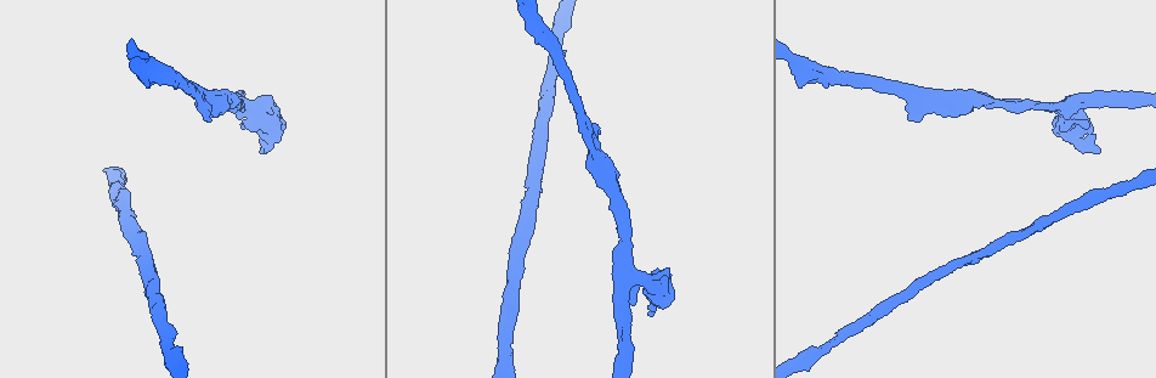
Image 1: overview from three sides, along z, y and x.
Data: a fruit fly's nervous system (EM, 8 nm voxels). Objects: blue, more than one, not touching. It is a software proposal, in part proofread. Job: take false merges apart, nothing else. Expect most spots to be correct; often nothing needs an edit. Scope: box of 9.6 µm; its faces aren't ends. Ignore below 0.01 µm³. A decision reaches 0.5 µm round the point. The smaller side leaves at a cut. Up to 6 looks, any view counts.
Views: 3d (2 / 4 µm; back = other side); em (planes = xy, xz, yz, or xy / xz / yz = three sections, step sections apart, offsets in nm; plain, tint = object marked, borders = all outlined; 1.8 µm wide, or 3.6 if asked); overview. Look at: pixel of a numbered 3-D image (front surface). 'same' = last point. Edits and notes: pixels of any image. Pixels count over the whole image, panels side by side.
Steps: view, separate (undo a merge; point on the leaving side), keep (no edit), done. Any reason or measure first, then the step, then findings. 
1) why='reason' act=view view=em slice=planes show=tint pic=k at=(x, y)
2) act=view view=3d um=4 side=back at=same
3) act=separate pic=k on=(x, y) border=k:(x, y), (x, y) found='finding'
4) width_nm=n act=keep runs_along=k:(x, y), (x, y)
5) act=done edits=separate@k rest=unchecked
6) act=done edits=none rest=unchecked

act=view view=em slice=planes show=tint pic=1 at=(244, 111)

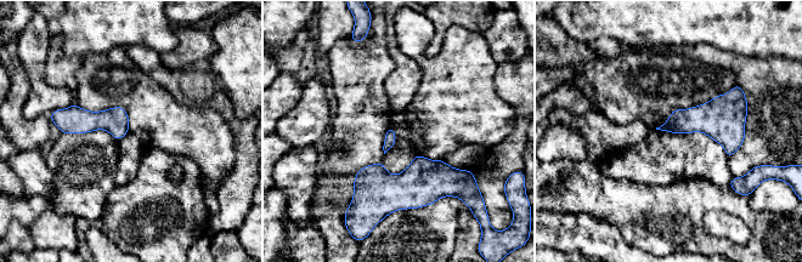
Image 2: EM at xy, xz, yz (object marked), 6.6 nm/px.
act=keep runs_along=2:(56, 118), (113, 120), (125, 129) found='continuous, no second cell'

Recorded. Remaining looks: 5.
why='branch point' act=view view=3d um=2 side=back pic=1 at=(141, 74)

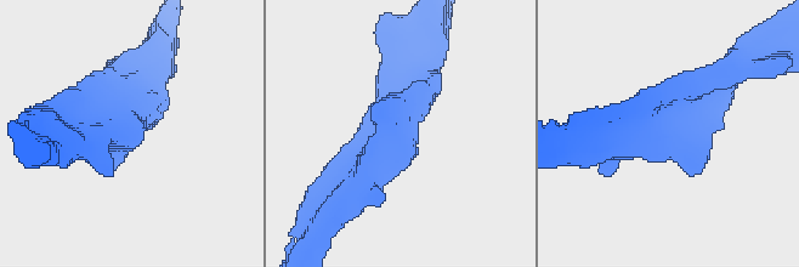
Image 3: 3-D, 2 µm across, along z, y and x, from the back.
act=view view=em slice=xy step=4 show=tint pic=3 at=(398, 141)

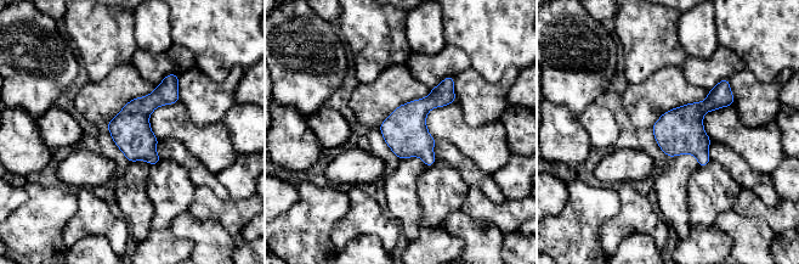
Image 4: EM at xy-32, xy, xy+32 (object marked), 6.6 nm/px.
why='another direction' act=view view=em slice=planes show=tint at=same

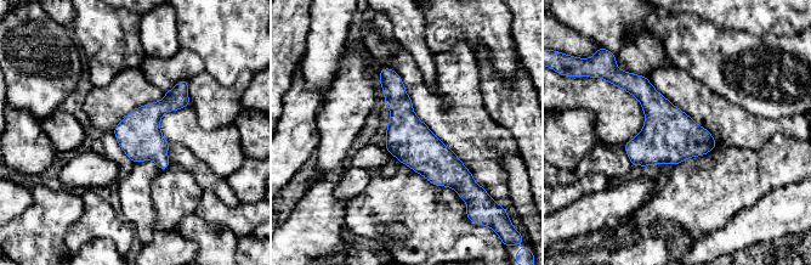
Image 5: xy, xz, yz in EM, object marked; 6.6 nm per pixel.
width_nm=300 act=keep runs_along=5:(385, 71), (403, 123), (463, 180) found='all the same cell'

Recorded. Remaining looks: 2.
why='branch point' act=view view=em slice=planes show=borders pic=1 at=(923, 107)

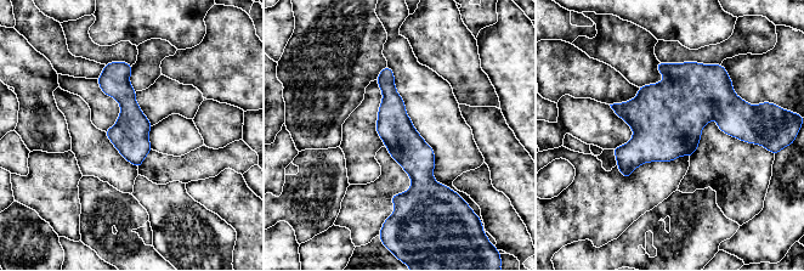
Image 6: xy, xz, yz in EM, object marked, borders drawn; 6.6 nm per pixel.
act=keep runs_along=6:(386, 71), (418, 161), (406, 208) found='continuous, no second cell'

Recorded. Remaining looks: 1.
act=done edits=none rest=unchecked

